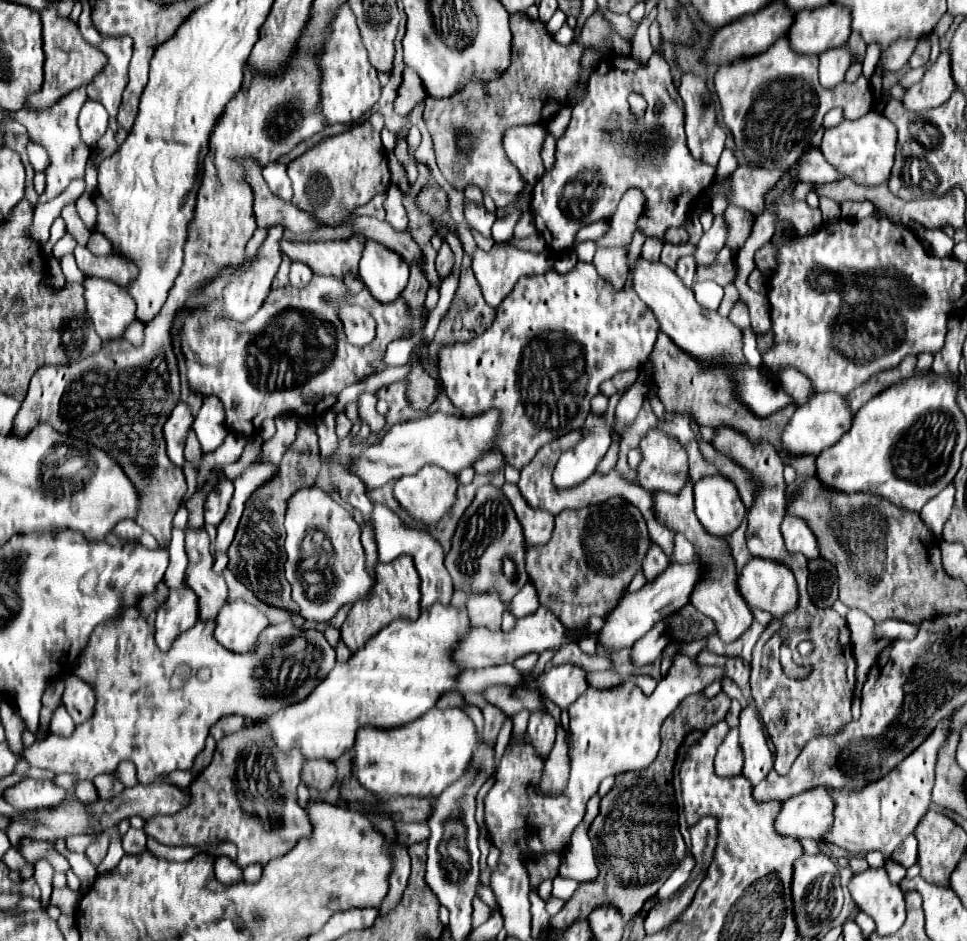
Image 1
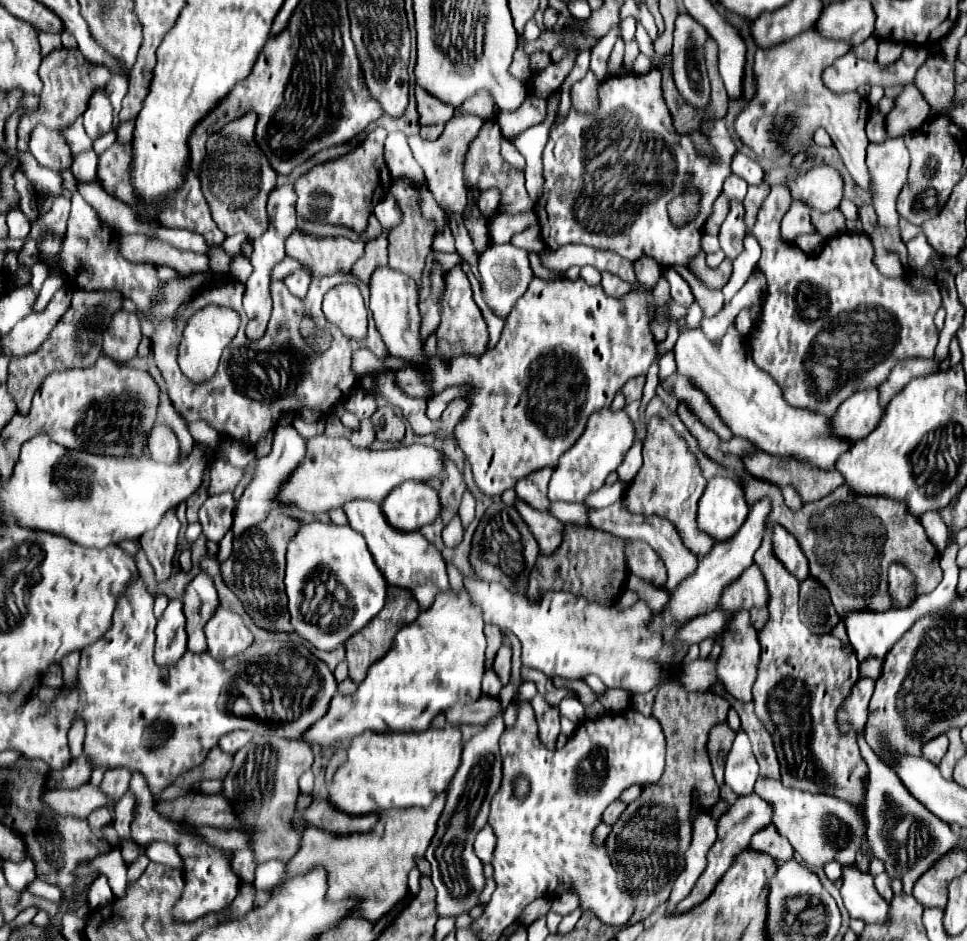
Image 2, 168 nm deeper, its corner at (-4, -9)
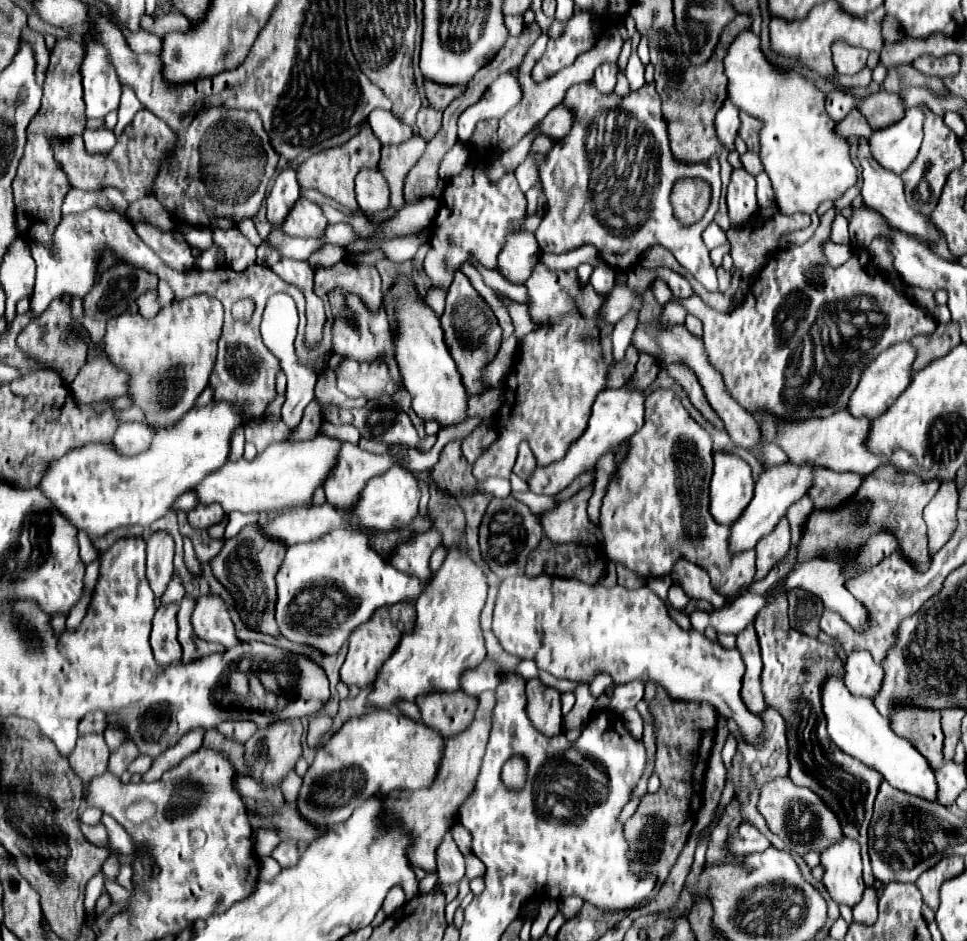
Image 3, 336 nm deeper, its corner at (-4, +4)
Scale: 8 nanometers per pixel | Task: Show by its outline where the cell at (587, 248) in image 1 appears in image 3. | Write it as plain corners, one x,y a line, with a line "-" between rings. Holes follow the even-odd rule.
599,266
593,270
591,274
591,284
599,294
609,294
615,286
615,278
613,278
613,270
609,266

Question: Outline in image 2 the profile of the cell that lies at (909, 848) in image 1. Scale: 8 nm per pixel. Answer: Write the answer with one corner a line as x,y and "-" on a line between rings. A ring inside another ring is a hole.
881,873
881,875
875,877
875,887
887,902
891,901
894,894
891,890
891,879
887,877
887,873

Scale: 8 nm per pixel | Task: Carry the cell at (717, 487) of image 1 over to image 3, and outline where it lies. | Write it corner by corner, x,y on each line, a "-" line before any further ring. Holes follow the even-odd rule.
715,452
709,512
717,524
731,526
753,498
751,468
731,452

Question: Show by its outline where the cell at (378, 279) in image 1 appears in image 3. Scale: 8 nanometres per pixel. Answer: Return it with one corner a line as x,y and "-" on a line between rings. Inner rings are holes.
399,276
387,292
383,308
393,334
395,360
405,380
405,388
413,398
413,410
423,418
435,418
441,426
457,424
465,420
465,388
461,386
461,376
449,358
449,350
443,342
443,330
439,326
437,314
425,304
413,278

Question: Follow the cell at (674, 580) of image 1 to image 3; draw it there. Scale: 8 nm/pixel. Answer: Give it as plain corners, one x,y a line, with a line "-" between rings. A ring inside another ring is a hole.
789,462
789,464
767,468
761,474
761,478
757,480
757,484
755,484
753,500
743,510
743,514
737,518
737,522
731,526
729,550
733,554
737,554
741,550
755,548
755,544
765,534
769,534
773,530
773,526
779,522
779,518
785,516
787,506
793,504
793,502
797,502
801,496
805,496
811,484
813,484
813,466
793,466
793,462

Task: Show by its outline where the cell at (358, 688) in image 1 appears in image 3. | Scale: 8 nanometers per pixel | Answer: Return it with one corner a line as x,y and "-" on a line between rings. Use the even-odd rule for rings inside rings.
451,546
433,582
429,582
415,600
415,628
403,634
399,646
377,672
377,690
369,696
369,702
381,710
389,710
397,708
403,700
415,702
423,694
461,690
463,674
477,668
487,656
479,624
485,598
487,578
483,570
467,556
467,552

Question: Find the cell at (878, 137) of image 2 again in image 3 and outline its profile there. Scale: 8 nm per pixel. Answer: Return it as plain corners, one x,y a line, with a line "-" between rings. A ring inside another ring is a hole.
851,110
841,122
837,122
837,134
843,138
847,136
865,136
867,122
859,110

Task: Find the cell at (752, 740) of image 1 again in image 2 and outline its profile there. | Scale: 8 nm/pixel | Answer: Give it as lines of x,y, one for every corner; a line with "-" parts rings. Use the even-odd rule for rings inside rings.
759,779
755,785
755,793
773,807
771,825
775,825
777,833
791,843
795,853
809,867
815,867
815,865
823,867
829,861
839,861
841,865
855,863
855,853
857,853
857,847
861,845
865,827
867,827
865,815
861,809
829,795
813,795
799,789
783,787
783,783
775,779
-
839,823
841,823
841,831
839,831
-
831,833
837,833
837,837
841,839
831,841

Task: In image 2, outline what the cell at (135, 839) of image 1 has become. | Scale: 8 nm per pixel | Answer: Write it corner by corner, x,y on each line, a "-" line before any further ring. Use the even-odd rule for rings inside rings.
139,855
139,859
137,861
133,861
131,865
129,865
129,869
127,869
127,881
137,881
139,877
141,877
141,873
145,871
145,867
149,865
149,859
145,857
145,855

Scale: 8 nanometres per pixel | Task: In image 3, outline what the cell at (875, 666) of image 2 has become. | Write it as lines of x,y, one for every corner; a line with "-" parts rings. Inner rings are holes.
857,650
845,658
845,678
843,682
849,686
849,690
857,696
867,696
873,698
875,692
881,686
883,670
881,666
873,660
871,652
867,650

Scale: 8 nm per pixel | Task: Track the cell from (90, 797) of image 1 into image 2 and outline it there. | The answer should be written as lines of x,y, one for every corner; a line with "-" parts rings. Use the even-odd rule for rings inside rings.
97,809
97,811
93,811
89,817
87,817
87,823
89,823
89,827
95,831
95,829
101,829
103,825
107,825
107,823
111,823
111,811
107,811
107,809

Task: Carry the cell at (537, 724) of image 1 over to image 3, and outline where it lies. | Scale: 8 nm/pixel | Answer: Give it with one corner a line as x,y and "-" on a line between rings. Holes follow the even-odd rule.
541,680
527,682
527,710
533,726
545,736
561,734
561,700
553,688
543,688

